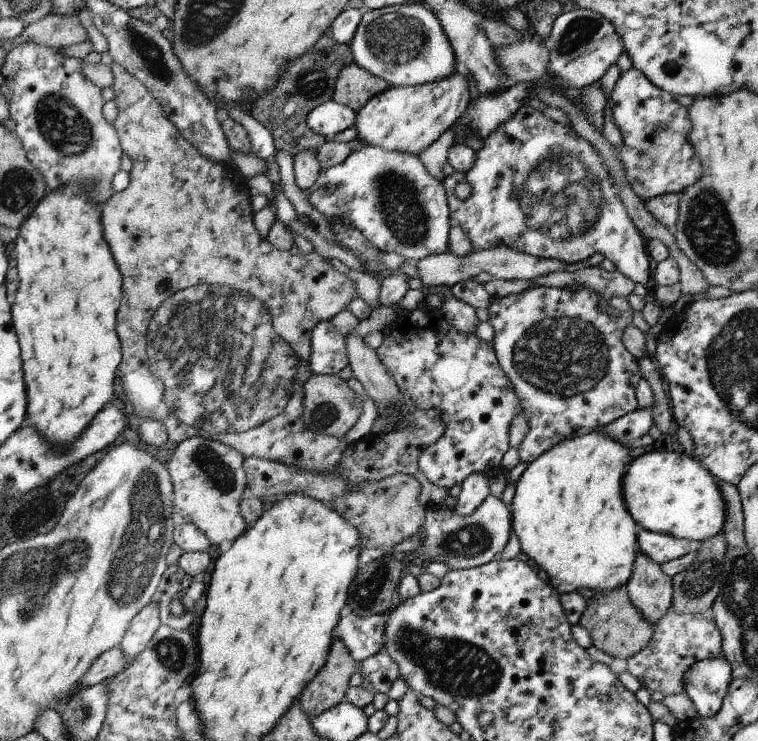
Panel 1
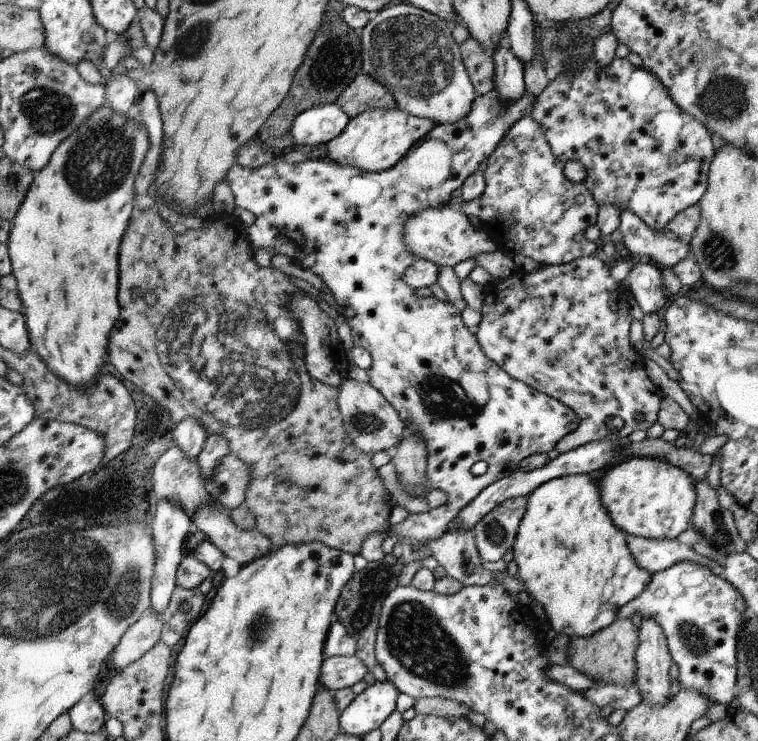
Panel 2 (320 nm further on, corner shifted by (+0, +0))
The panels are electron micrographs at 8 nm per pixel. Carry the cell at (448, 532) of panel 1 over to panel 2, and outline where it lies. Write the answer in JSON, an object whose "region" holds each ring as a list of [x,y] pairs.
{"region":[[[529,495],[514,497],[495,506],[486,516],[476,523],[473,529],[475,543],[478,545],[479,555],[488,562],[500,560],[515,544],[514,538],[518,538],[519,526],[523,516],[527,512]]]}

